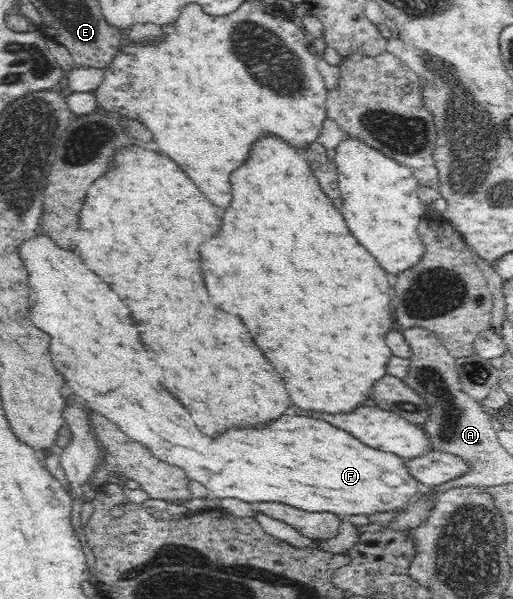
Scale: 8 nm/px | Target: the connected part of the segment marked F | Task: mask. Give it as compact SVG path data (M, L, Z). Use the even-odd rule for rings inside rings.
M34 235L32 239L26 239L20 245L18 255L22 261L26 261L24 267L28 271L30 319L38 329L52 337L52 363L64 375L64 379L70 381L68 385L74 394L80 395L90 411L108 418L122 433L142 442L162 461L182 468L190 480L202 483L214 497L234 497L248 503L276 501L300 507L304 511L330 511L347 518L351 515L369 517L378 512L406 507L423 488L399 454L372 449L350 433L312 417L282 415L264 429L242 427L224 429L220 437L200 435L198 427L188 417L188 411L178 403L170 403L170 393L160 383L156 383L152 377L148 377L148 381L140 381L136 377L136 359L148 357L148 351L140 343L132 317L128 317L128 307L118 299L108 283L88 271L76 253L58 247L48 235Z

